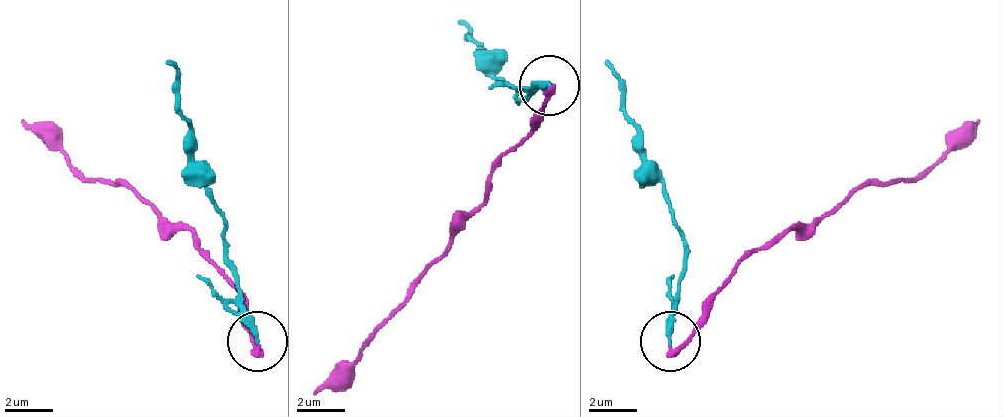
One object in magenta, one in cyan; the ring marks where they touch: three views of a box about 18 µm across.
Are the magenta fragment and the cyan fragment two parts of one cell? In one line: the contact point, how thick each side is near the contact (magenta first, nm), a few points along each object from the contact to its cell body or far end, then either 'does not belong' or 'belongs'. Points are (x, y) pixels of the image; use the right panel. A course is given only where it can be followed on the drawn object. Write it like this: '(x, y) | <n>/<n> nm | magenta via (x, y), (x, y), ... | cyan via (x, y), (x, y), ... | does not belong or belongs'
(670, 341) | 280/240 nm | magenta via (671, 343), (695, 331), (725, 277), (791, 229), (809, 229), (857, 187), (923, 175), (977, 121) | cyan via (671, 343), (683, 229), (641, 151), (641, 127), (623, 109), (623, 79), (605, 61) | does not belong

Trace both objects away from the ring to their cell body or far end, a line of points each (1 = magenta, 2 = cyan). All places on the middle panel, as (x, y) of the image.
1: (550, 86), (544, 110), (520, 140), (466, 224), (424, 272), (376, 338), (316, 392)
2: (550, 86), (514, 98), (460, 20)

